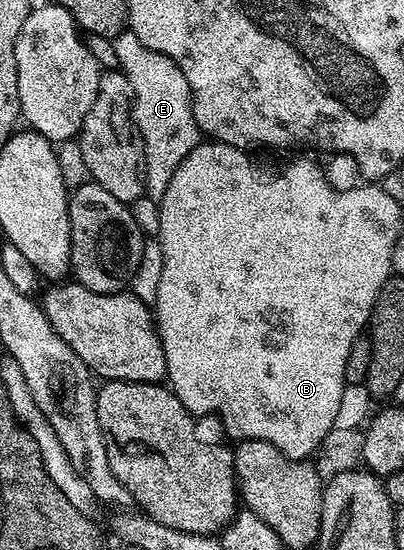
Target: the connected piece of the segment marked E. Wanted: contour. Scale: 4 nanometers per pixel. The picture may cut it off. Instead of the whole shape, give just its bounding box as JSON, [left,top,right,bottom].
[112,30,202,149]

